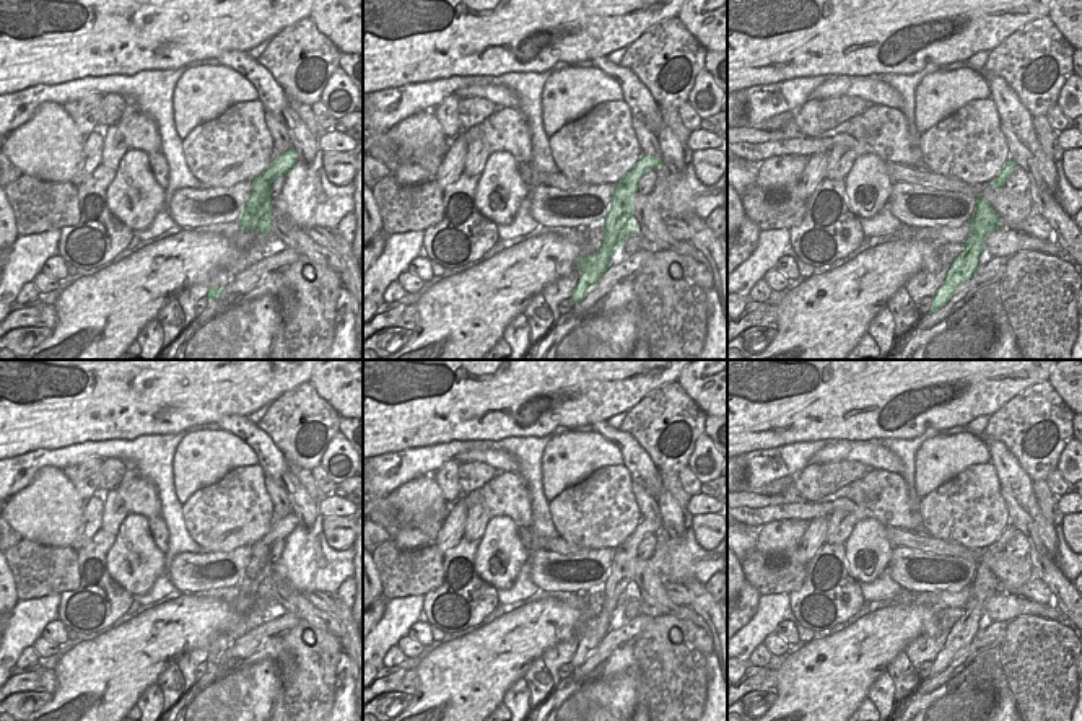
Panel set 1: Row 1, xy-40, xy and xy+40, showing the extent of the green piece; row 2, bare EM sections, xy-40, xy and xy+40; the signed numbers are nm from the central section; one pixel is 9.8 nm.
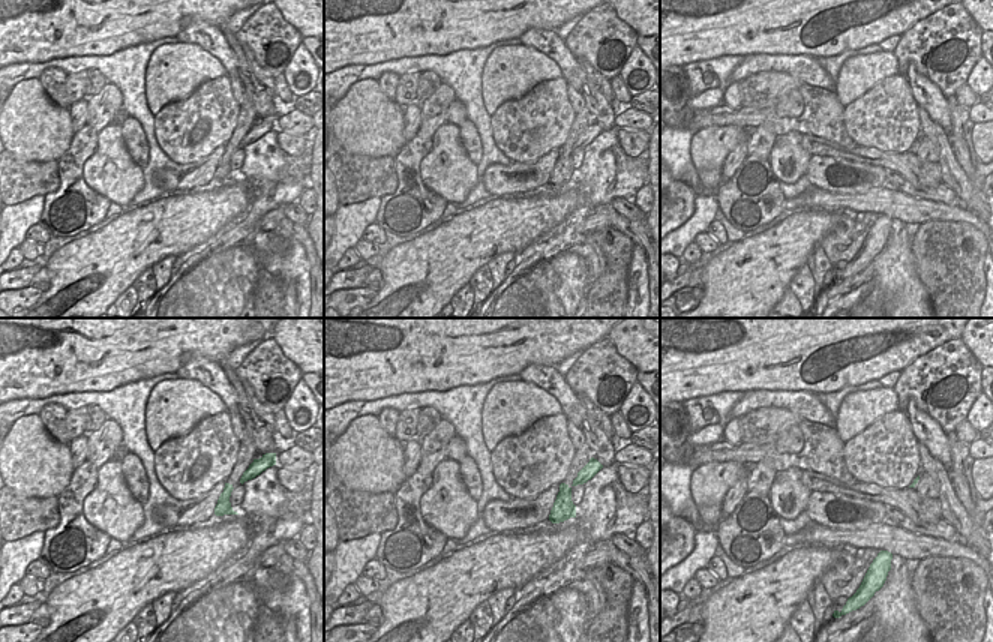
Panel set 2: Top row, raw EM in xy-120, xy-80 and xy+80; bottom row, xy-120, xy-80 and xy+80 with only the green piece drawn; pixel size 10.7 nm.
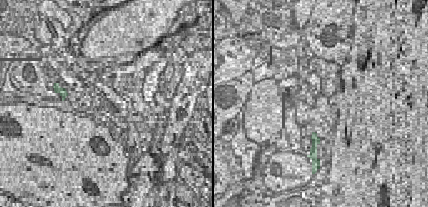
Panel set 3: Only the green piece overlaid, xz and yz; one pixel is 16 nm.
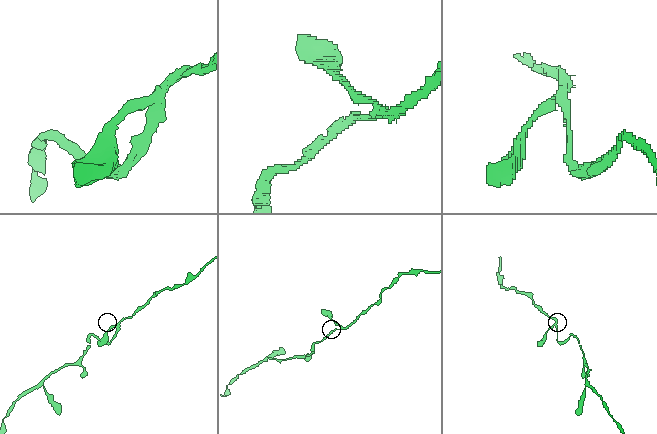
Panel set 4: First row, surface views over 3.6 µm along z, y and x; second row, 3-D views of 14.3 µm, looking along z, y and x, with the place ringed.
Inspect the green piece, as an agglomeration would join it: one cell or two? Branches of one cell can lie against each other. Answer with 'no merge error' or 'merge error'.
no merge error

